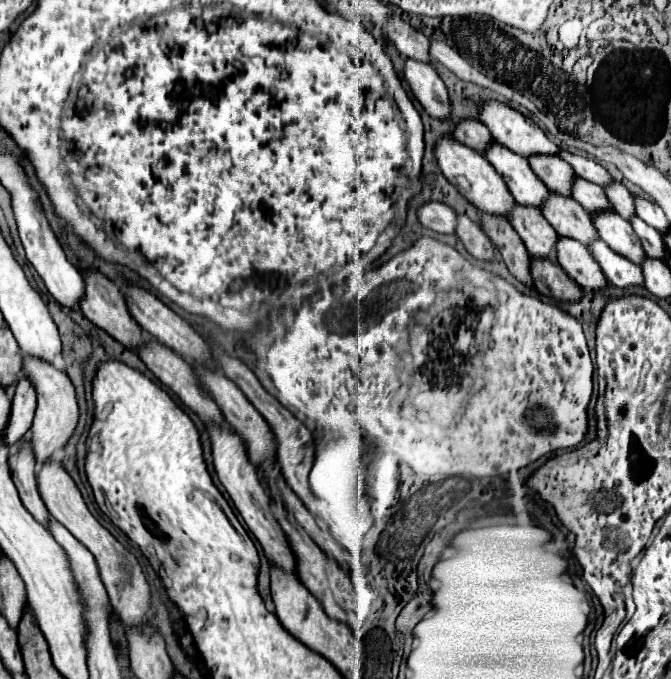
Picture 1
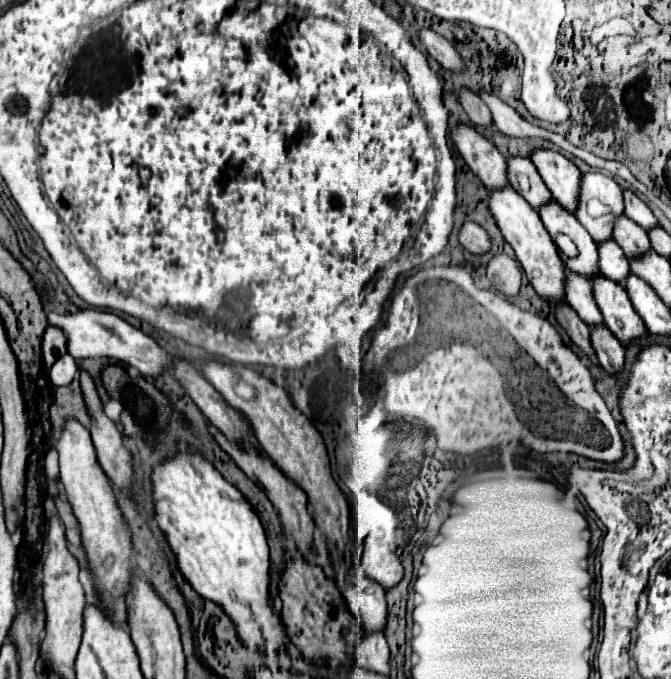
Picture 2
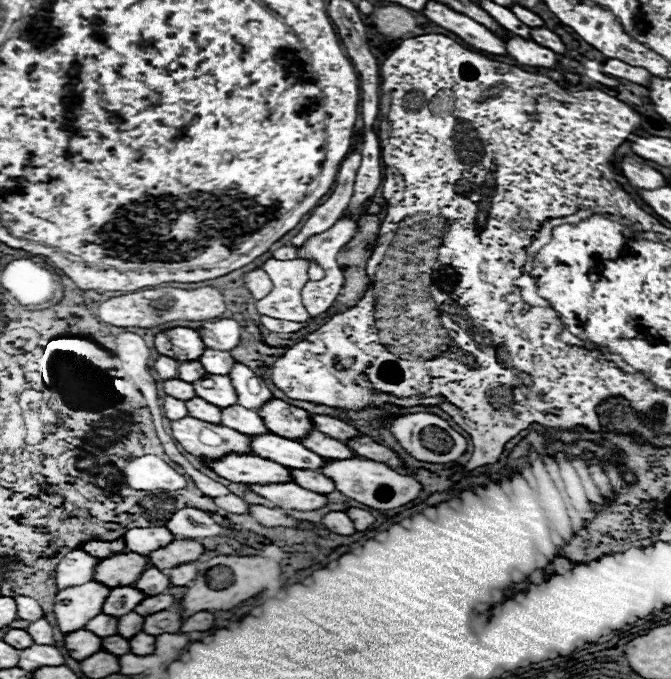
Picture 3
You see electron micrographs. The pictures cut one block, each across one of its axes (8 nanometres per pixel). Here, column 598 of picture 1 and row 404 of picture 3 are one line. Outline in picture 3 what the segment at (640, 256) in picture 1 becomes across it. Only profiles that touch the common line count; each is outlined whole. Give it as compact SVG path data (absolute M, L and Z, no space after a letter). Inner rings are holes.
M206 374L202 380L194 382L192 386L202 400L206 400L218 408L228 408L228 406L234 406L238 402L236 390L234 390L228 376Z

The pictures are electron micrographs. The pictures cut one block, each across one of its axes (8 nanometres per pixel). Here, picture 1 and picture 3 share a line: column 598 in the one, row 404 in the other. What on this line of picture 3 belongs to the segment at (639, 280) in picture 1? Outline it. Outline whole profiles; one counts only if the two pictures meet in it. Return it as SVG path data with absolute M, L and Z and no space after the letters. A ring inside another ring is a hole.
M236 364L230 372L230 380L238 394L238 404L250 410L260 410L272 396L268 386L260 376L256 376L250 368L244 364Z

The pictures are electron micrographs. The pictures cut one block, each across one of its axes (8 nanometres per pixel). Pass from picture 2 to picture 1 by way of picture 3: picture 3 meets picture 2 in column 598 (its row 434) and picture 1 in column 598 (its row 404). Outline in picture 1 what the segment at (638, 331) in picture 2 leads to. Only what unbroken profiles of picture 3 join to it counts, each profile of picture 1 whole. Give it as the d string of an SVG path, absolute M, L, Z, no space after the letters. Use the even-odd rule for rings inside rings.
M560 238L556 244L556 256L564 272L584 290L598 292L608 286L602 268L596 264L594 256L588 252L584 244L578 244L570 238Z

